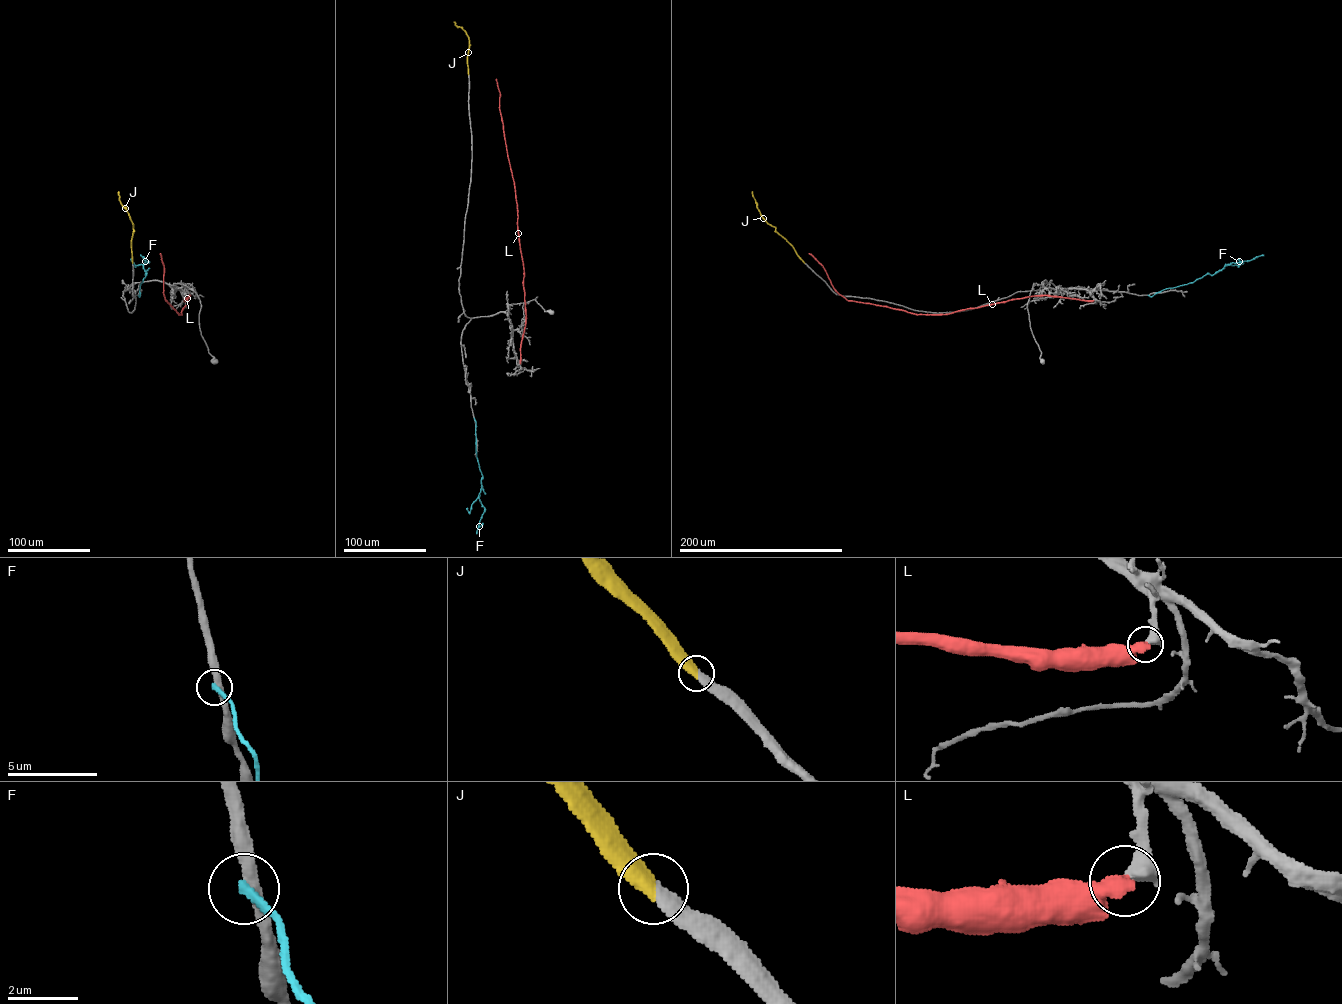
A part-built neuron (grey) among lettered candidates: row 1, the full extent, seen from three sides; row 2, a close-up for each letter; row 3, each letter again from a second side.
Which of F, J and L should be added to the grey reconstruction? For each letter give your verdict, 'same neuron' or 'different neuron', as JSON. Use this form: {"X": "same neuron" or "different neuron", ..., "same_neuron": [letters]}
{"F": "different neuron", "J": "same neuron", "L": "different neuron", "same_neuron": ["J"]}

